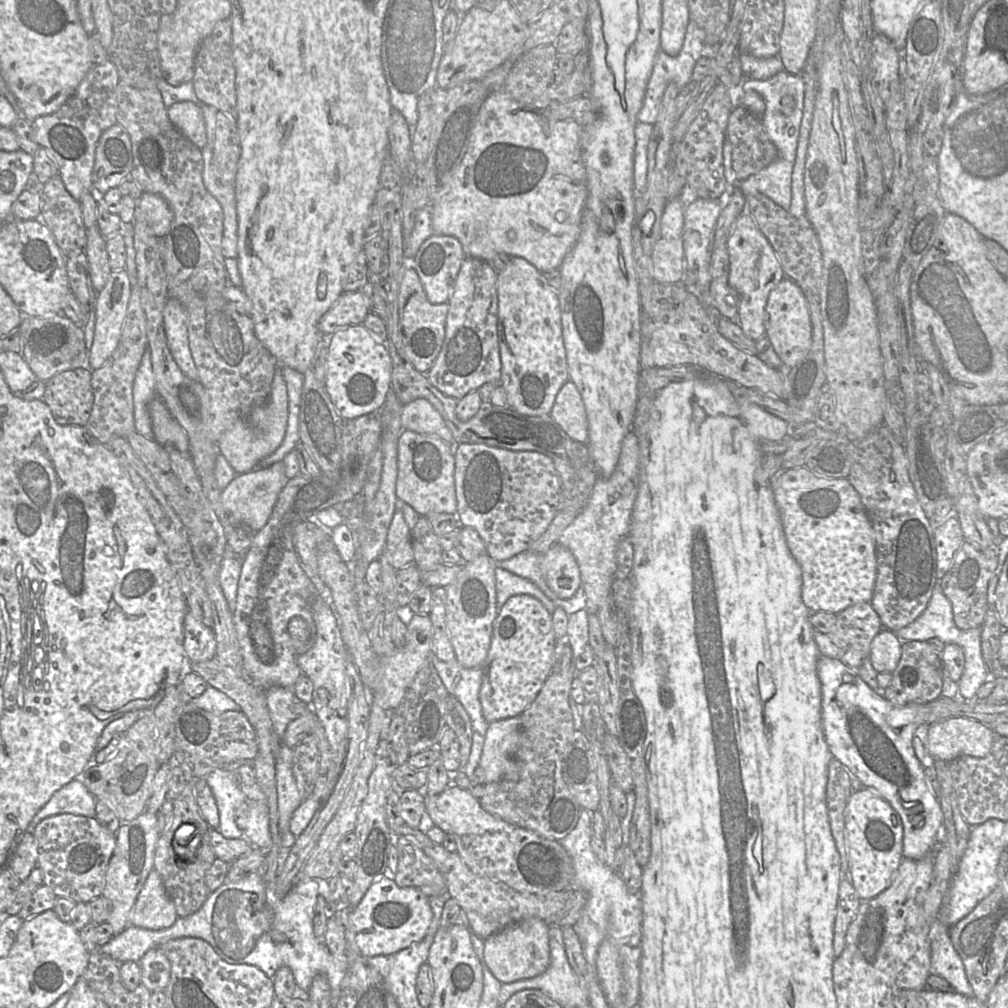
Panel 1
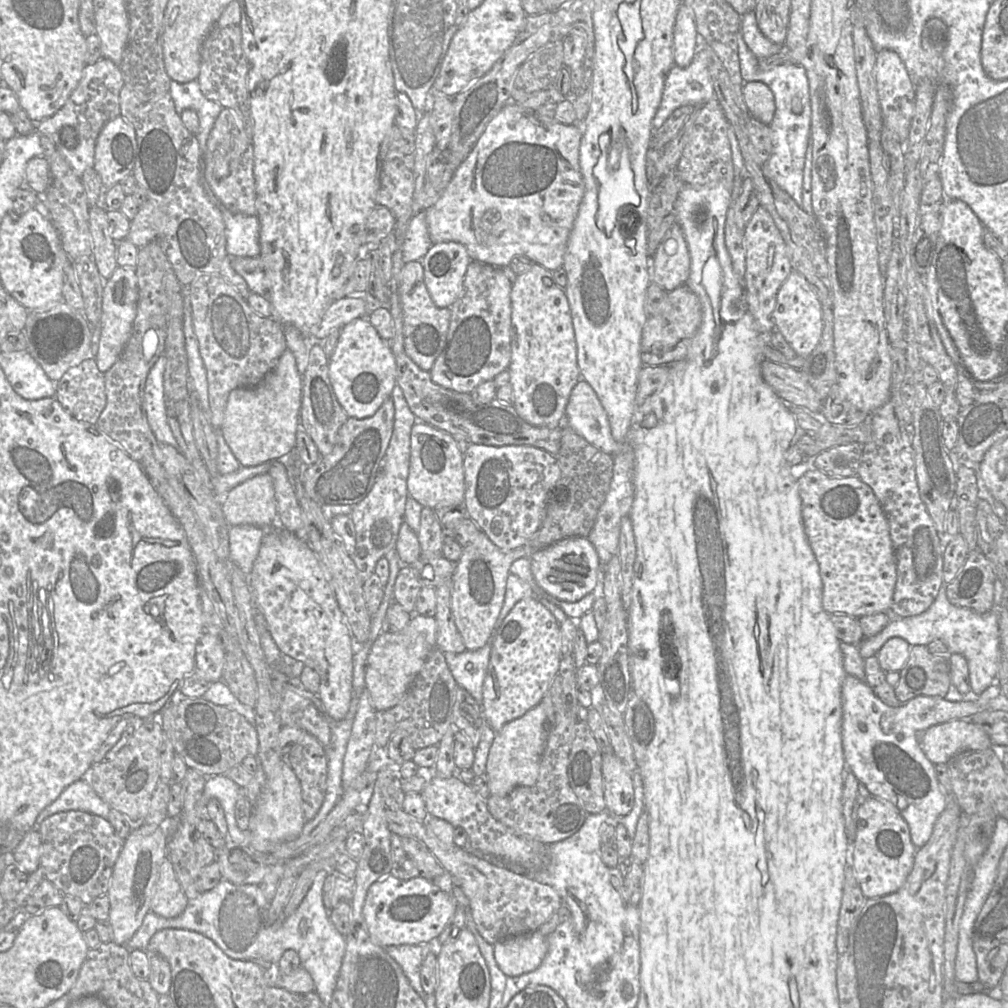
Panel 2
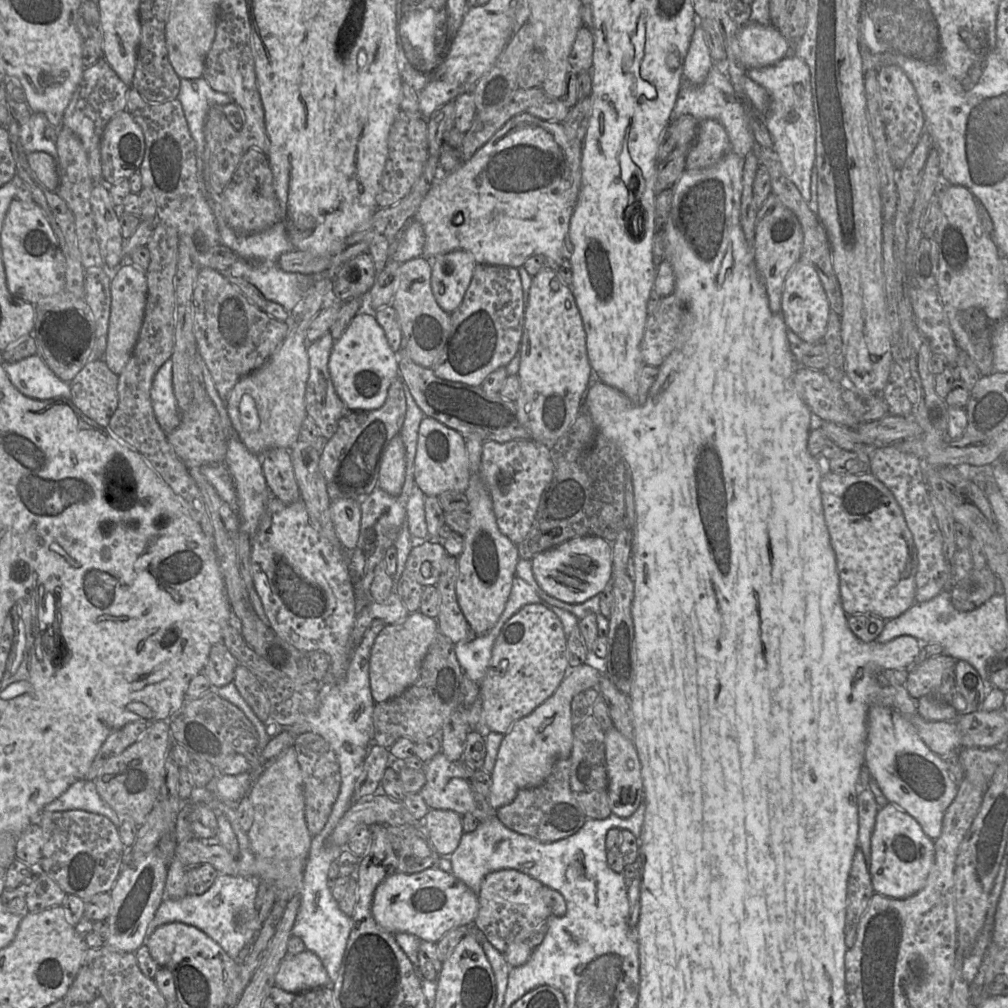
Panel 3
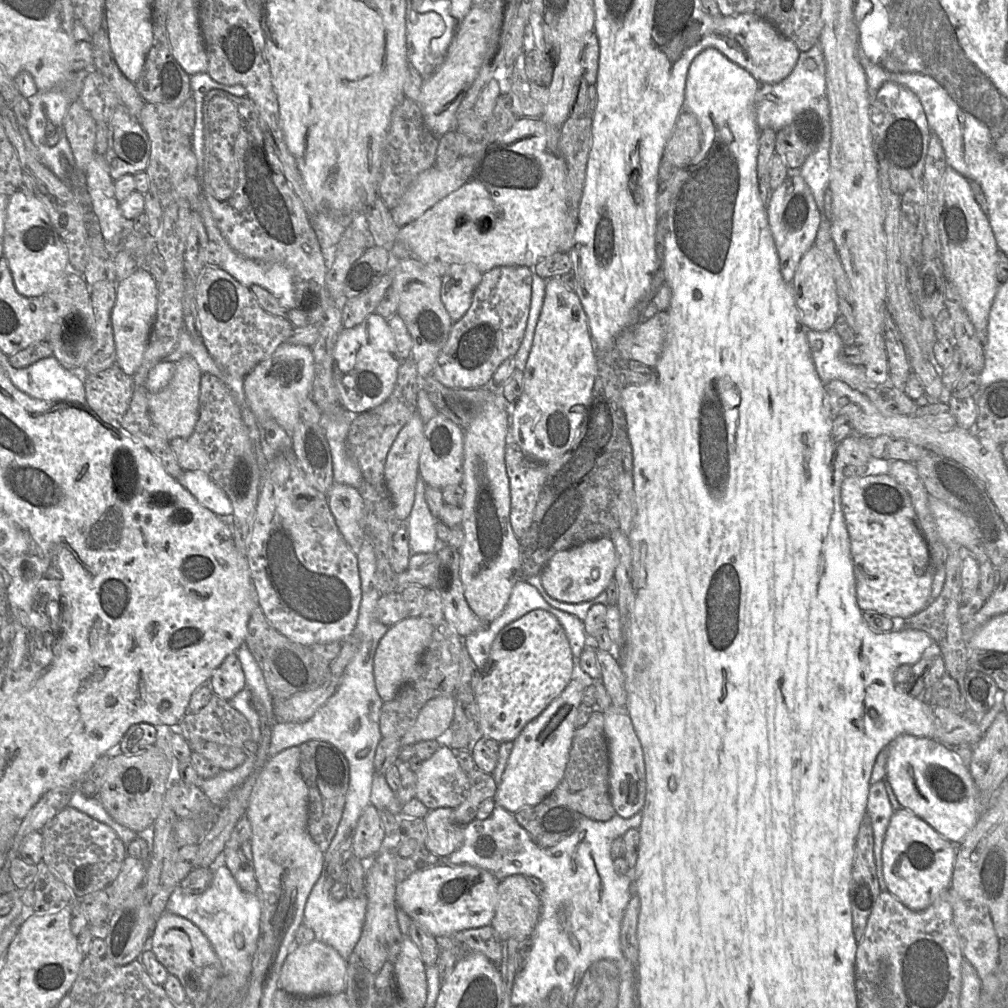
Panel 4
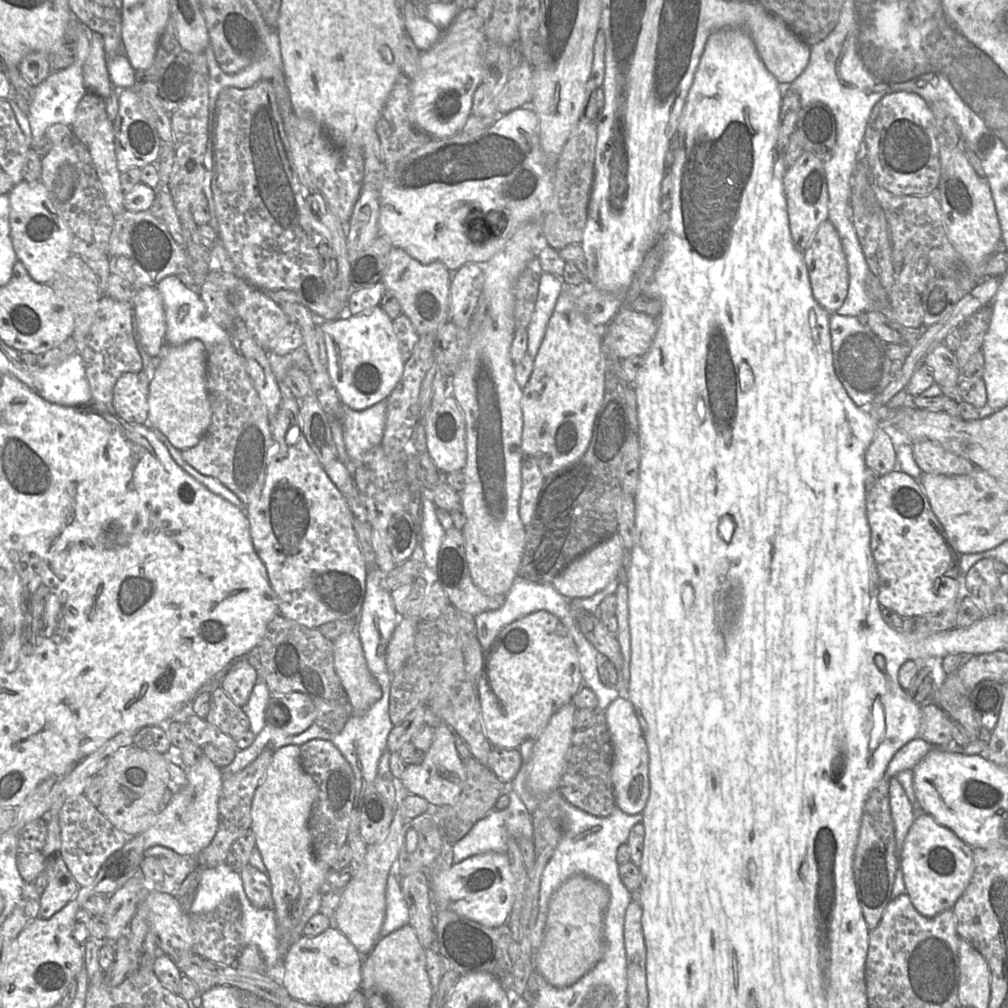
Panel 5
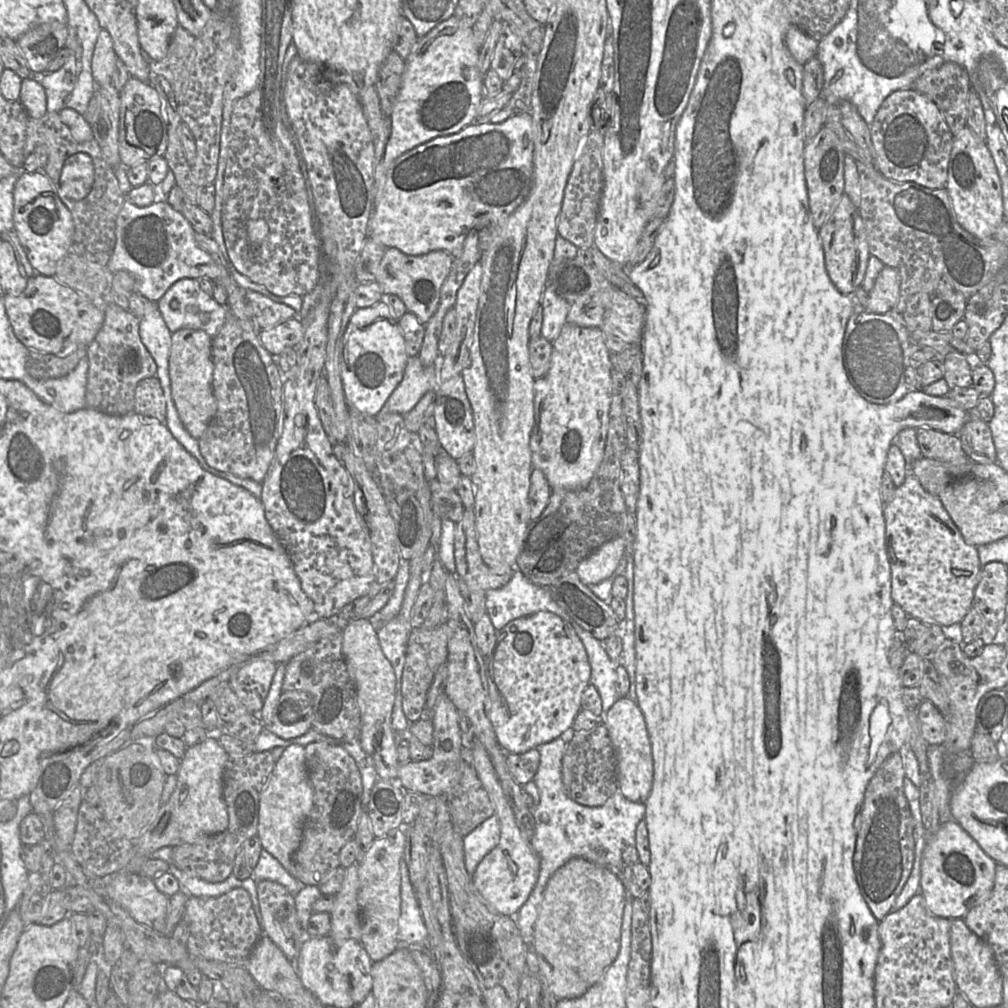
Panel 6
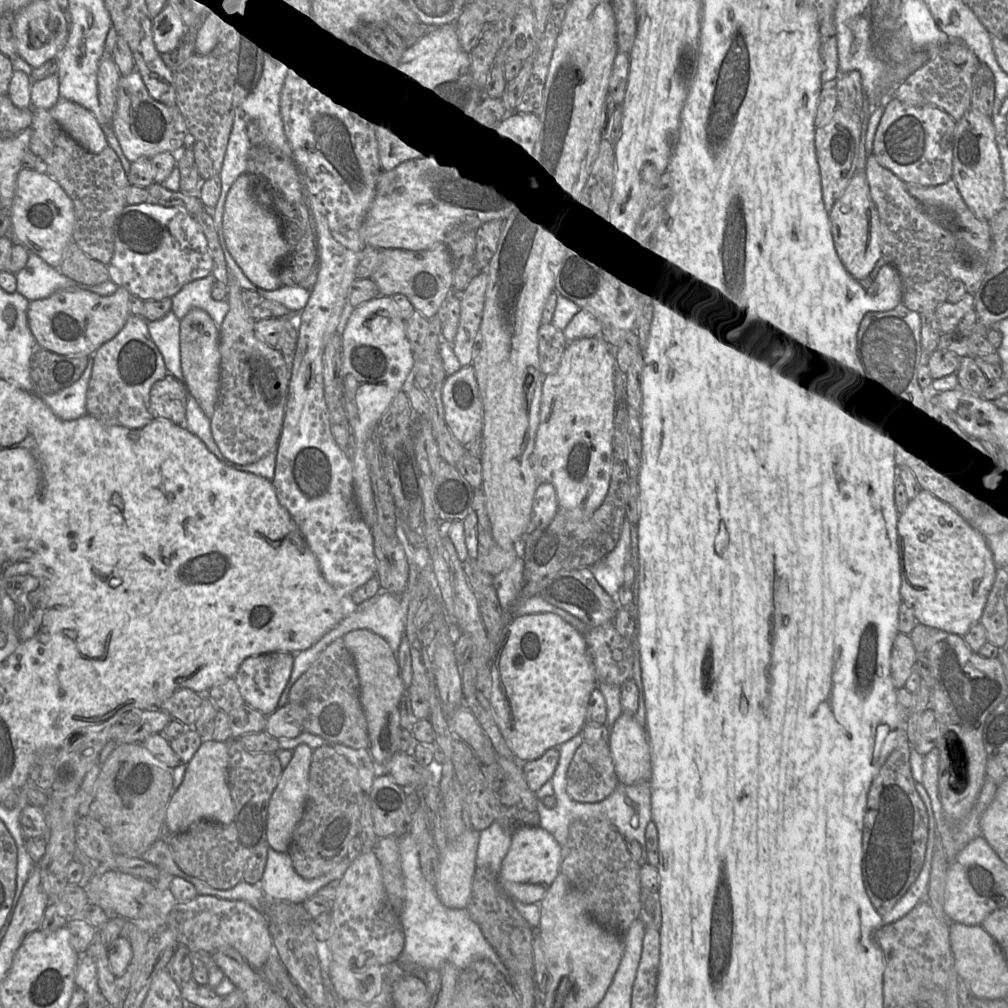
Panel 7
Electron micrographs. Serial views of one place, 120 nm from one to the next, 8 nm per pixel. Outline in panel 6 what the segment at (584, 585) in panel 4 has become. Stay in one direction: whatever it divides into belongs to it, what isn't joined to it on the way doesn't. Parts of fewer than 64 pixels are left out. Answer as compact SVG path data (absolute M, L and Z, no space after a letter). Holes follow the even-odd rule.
M620 536L594 551L576 569L580 580L591 586L609 578L625 554L626 540Z

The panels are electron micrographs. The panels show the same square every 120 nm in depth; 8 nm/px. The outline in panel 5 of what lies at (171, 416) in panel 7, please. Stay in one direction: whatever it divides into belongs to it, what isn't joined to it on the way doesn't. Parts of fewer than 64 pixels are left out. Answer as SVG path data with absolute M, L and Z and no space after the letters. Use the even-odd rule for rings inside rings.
M143 371L124 373L114 387L112 411L130 424L147 426L149 383Z

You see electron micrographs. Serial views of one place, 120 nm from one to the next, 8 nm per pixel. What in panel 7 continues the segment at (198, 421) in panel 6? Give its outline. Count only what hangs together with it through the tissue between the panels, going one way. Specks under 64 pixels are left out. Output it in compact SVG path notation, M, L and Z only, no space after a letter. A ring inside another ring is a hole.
M199 308L192 309L180 324L180 363L183 383L188 395L192 396L209 419L213 417L218 401L221 372L219 328L212 318Z

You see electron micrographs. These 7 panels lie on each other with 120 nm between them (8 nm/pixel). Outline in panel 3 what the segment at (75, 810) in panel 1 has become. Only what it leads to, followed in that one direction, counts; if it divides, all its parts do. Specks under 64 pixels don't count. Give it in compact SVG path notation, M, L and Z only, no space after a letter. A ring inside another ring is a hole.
M82 778L71 784L59 797L47 804L37 818L37 822L54 812L84 810L106 816L117 828L122 819L104 802L96 790L94 781Z

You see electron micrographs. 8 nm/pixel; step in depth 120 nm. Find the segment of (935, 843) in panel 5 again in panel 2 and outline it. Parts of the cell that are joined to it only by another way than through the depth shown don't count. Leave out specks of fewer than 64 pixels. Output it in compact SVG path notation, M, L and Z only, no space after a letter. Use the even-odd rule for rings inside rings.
M871 796L858 807L852 867L867 899L899 890L912 870L916 850L908 824L891 804Z

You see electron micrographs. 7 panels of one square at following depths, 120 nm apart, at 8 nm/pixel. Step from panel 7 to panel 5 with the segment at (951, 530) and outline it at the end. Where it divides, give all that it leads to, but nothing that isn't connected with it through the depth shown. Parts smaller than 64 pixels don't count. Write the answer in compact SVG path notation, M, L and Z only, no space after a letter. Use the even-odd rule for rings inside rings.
M894 470L886 475L882 475L876 481L873 487L866 492L865 509L867 521L871 533L871 551L875 561L877 575L878 575L878 602L881 607L889 608L898 613L902 618L917 616L917 615L928 615L936 614L943 611L950 604L952 604L957 598L962 600L965 594L963 587L964 576L959 571L959 560L962 554L950 542L942 524L931 509L929 500L926 493L924 492L919 479L915 479L910 475L904 473L901 470Z

